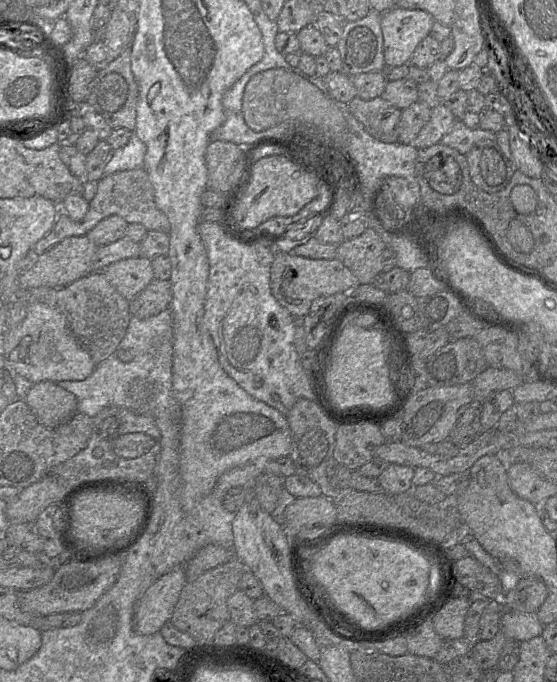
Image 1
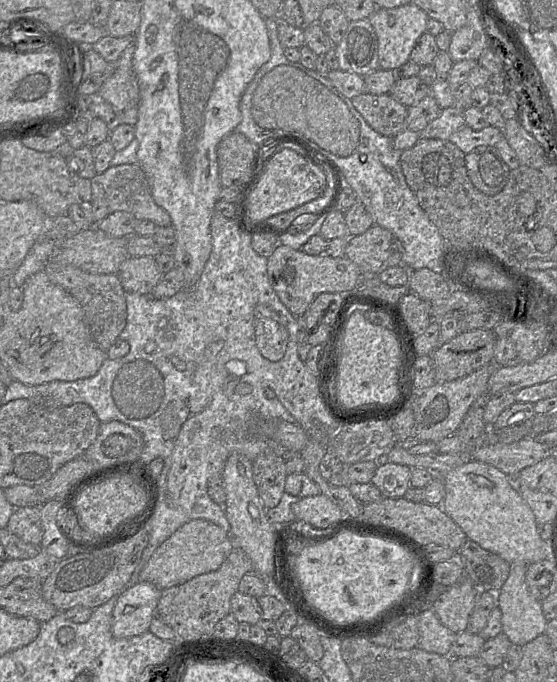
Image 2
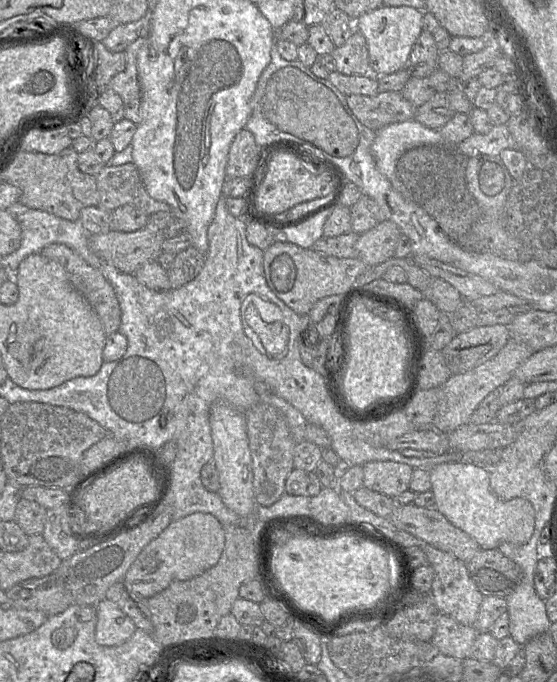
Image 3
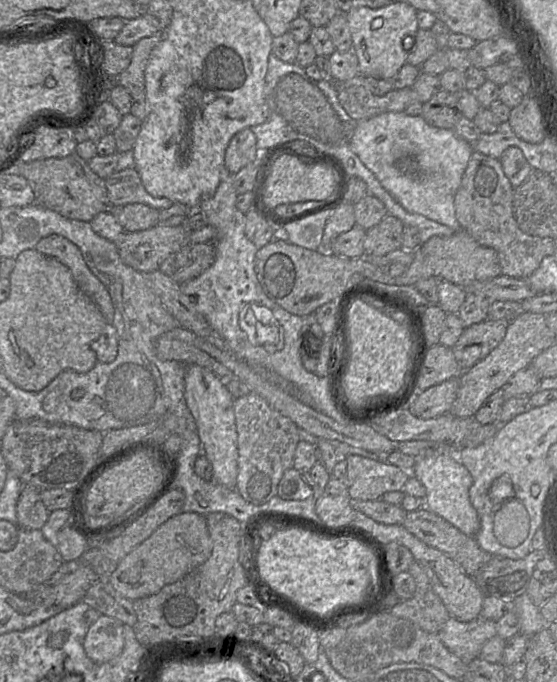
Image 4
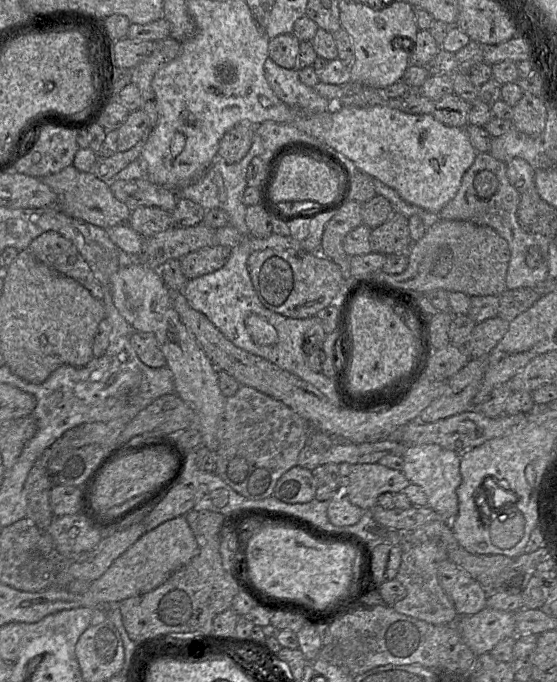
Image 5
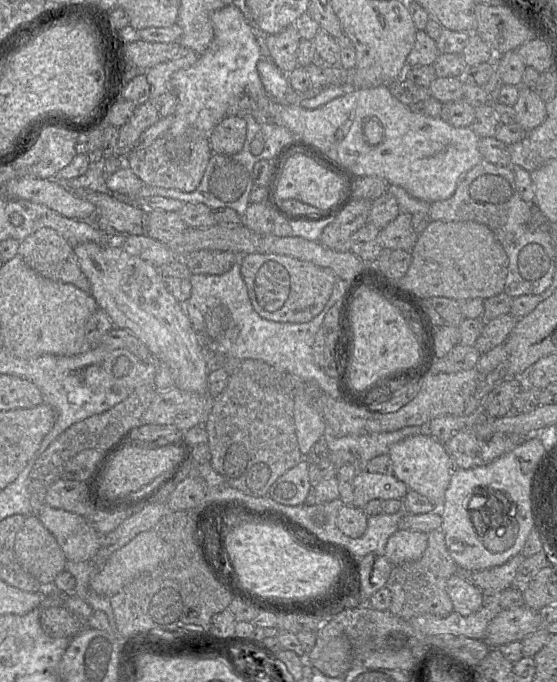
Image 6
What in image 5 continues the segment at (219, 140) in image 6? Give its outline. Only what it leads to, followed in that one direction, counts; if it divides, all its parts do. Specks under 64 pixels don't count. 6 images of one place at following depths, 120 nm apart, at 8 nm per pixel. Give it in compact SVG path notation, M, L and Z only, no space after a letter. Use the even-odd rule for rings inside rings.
M242 120L228 129L219 142L218 158L227 163L239 162L248 153L255 133L255 124Z

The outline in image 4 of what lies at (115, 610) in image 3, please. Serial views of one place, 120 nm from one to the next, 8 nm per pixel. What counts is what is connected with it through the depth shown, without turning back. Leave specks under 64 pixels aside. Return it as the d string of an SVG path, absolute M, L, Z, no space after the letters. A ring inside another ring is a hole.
M106 615L89 626L83 641L83 648L93 662L106 663L119 656L124 647L124 624Z

